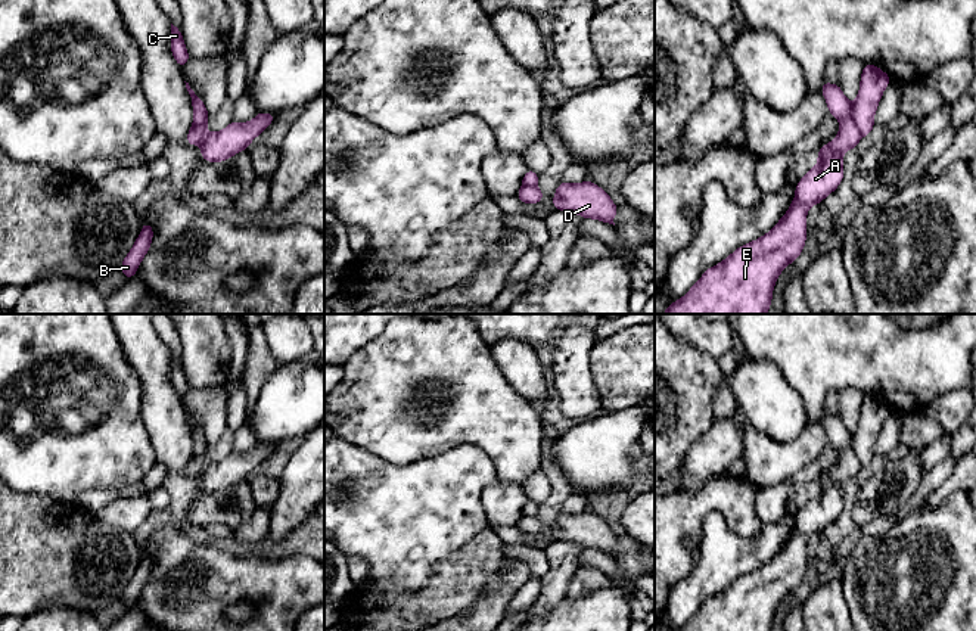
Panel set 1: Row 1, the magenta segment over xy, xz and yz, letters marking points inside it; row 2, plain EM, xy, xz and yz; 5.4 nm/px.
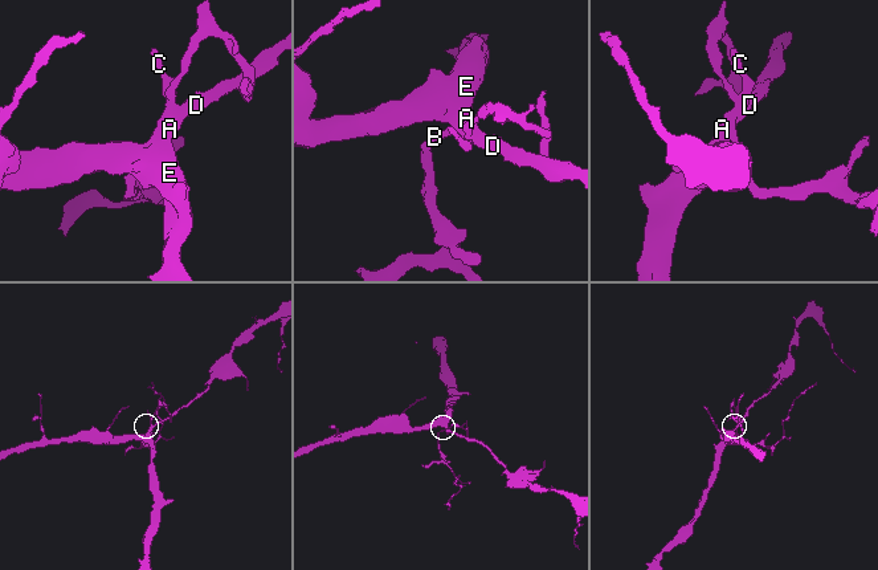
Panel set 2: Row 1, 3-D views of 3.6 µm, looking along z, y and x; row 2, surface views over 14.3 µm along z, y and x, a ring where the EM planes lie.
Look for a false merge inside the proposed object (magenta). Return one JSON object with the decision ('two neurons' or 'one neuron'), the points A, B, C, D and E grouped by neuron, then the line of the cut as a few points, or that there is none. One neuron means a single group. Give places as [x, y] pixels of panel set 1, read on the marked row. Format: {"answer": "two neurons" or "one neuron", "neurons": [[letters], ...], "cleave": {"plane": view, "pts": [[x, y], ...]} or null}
{"answer": "two neurons", "neurons": [["A", "C", "D", "E"], ["B"]], "cleave": {"plane": "yz", "pts": [[852, 105], [852, 120], [863, 134]]}}

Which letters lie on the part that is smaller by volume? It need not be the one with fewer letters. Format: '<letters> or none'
B

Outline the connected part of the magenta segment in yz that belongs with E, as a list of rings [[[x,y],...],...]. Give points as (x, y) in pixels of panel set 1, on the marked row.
[[[820,156],[817,165],[798,183],[795,199],[780,221],[767,234],[737,248],[724,261],[709,267],[690,290],[662,314],[767,314],[775,280],[804,251],[808,208],[823,202],[842,180],[842,156]]]

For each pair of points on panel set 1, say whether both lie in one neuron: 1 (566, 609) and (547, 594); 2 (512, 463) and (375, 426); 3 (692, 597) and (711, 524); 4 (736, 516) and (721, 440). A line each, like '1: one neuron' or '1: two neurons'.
1: two neurons
2: one neuron
3: one neuron
4: two neurons

